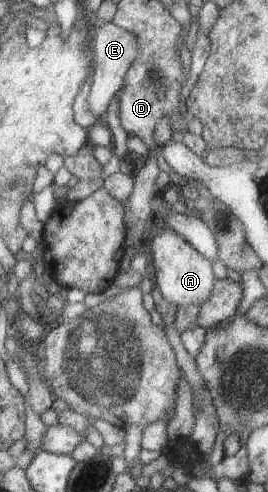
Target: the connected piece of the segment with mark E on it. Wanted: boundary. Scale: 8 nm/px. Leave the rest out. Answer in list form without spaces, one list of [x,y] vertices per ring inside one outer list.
[[[113,22],[101,23],[95,30],[92,39],[93,48],[93,83],[89,90],[88,112],[91,112],[97,121],[104,121],[111,100],[117,95],[123,86],[127,70],[139,56],[139,44],[131,32],[127,32],[113,24]]]

